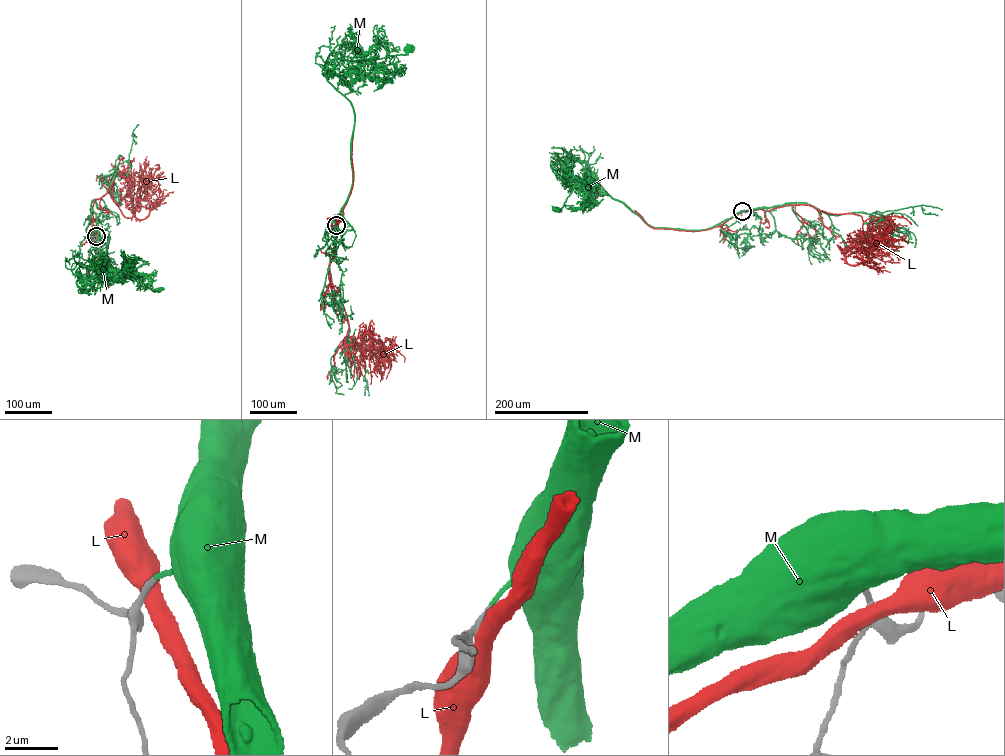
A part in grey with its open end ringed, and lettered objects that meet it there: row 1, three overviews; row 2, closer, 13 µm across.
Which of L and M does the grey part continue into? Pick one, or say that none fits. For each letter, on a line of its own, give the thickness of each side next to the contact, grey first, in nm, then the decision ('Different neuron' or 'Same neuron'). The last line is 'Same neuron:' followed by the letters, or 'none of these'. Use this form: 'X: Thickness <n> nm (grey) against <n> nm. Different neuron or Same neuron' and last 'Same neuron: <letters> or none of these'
L: Thickness 280 nm (grey) against 500 nm. Different neuron
M: Thickness 200 nm (grey) against 160 nm. Same neuron
Same neuron: M

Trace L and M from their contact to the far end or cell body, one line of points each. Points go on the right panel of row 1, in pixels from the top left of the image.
L: (742, 212), (802, 204), (859, 215), (862, 243), (847, 256), (853, 248), (868, 248), (874, 238), (907, 242)
M: (741, 211), (703, 229), (652, 227), (601, 187), (584, 190), (579, 179), (561, 211), (555, 209)

